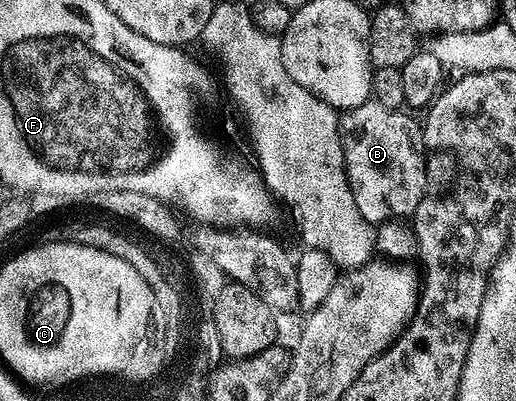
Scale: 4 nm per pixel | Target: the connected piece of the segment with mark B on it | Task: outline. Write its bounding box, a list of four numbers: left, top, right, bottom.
[338,98,428,226]

